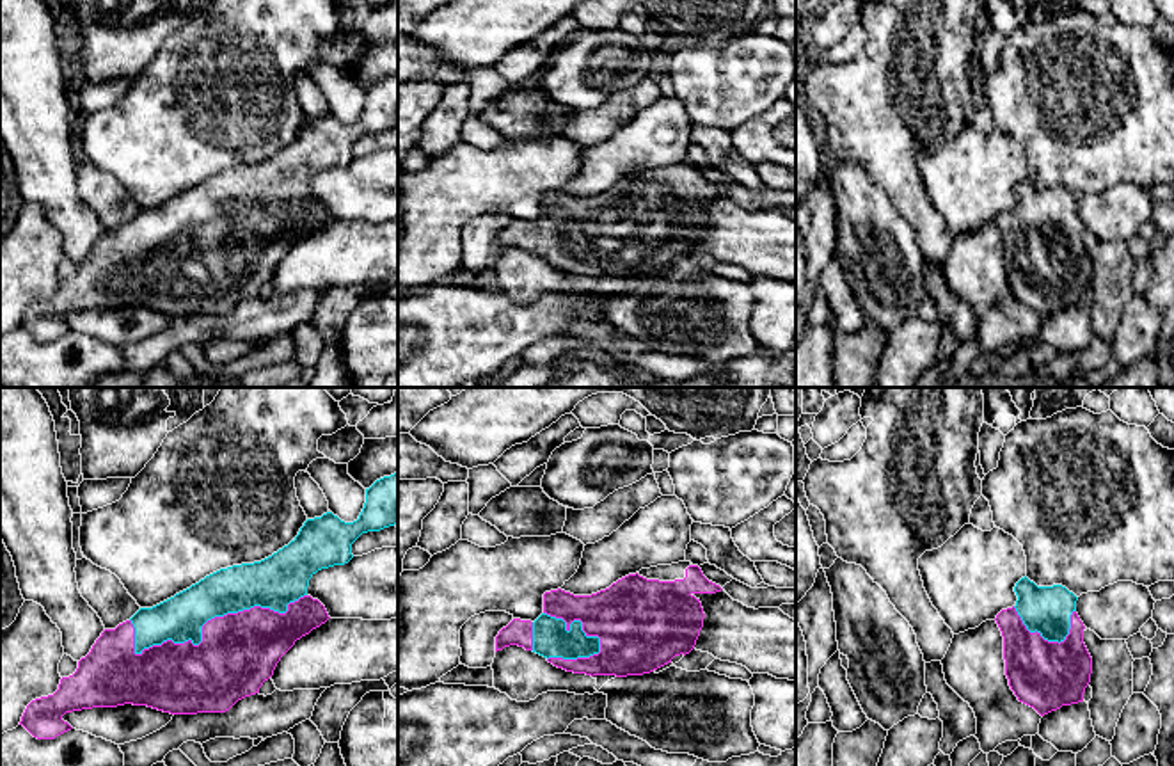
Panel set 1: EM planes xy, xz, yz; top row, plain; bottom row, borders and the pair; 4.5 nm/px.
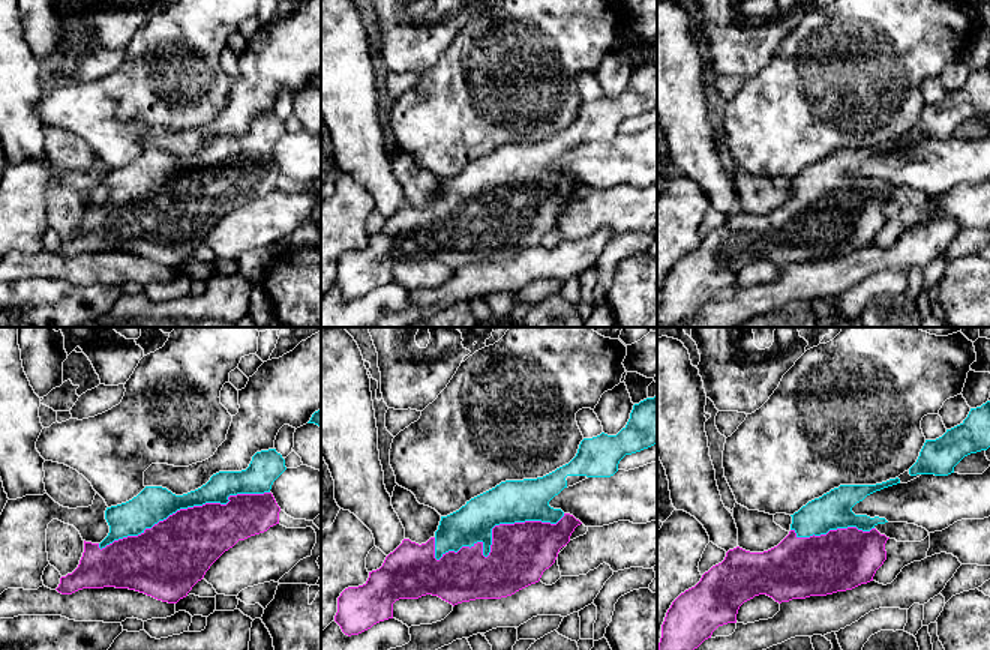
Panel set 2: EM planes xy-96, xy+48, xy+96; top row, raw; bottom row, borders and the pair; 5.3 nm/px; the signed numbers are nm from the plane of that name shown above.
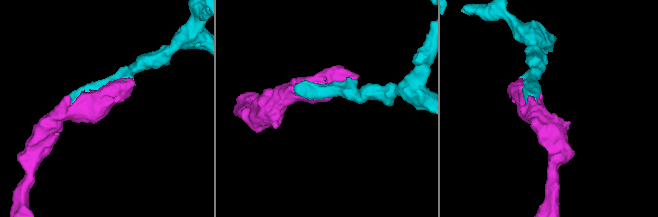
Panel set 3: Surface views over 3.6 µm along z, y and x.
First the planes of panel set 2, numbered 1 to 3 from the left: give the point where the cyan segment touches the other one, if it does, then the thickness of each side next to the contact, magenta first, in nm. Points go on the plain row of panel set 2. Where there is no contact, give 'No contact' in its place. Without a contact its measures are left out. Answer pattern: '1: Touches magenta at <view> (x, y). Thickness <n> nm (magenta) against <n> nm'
1: Touches magenta at xy-96 (185, 173). Thickness 380 nm (magenta) against 190 nm
2: Touches magenta at xy+48 (492, 201). Thickness 320 nm (magenta) against 220 nm
3: Touches magenta at xy+96 (831, 194). Thickness 320 nm (magenta) against 200 nm

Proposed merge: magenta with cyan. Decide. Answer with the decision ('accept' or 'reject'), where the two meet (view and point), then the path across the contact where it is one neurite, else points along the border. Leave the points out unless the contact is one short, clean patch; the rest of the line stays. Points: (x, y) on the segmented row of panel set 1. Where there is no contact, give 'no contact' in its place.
accept | xy (215, 617)

